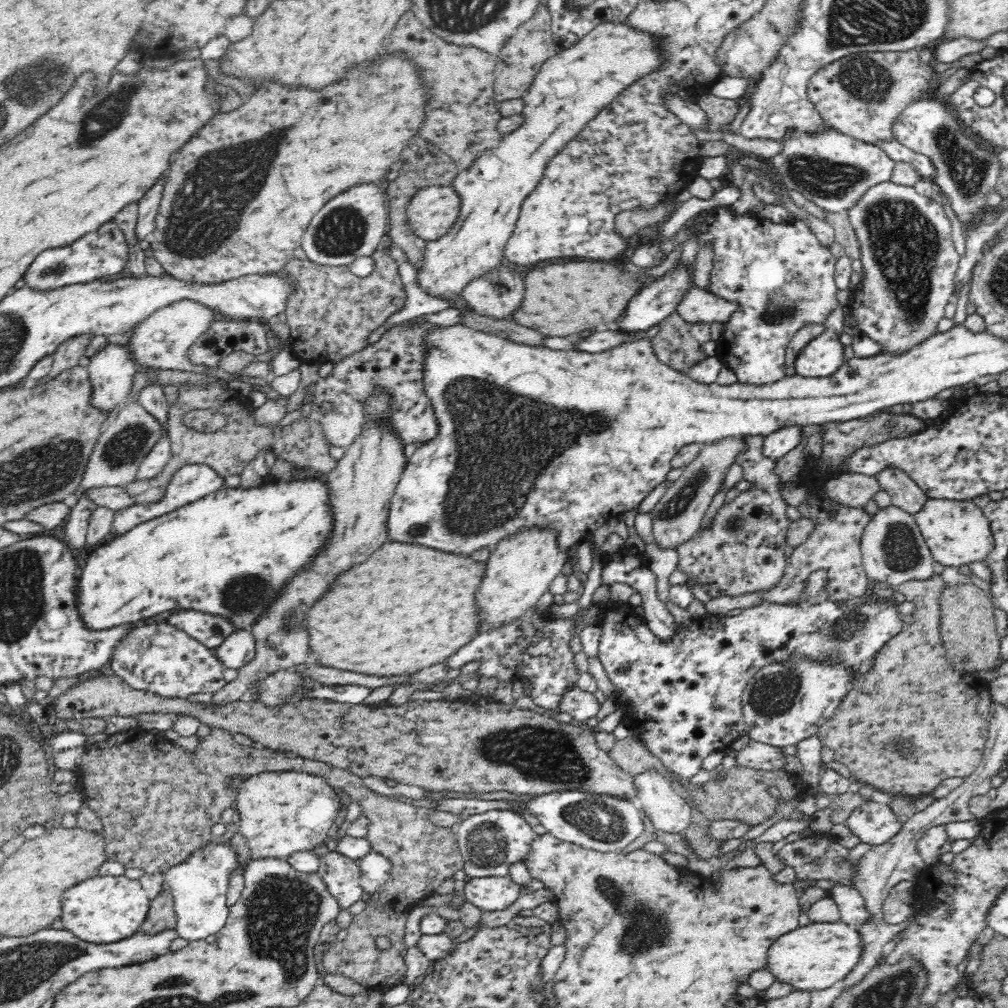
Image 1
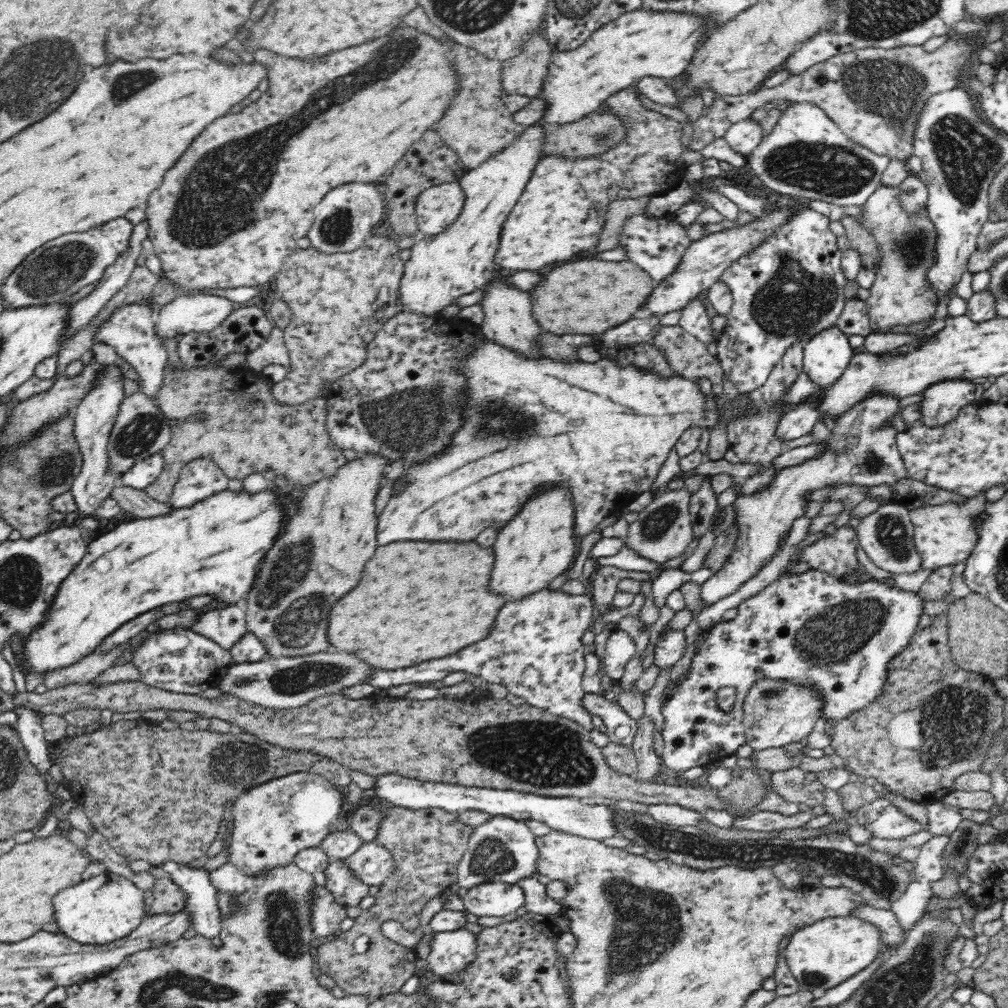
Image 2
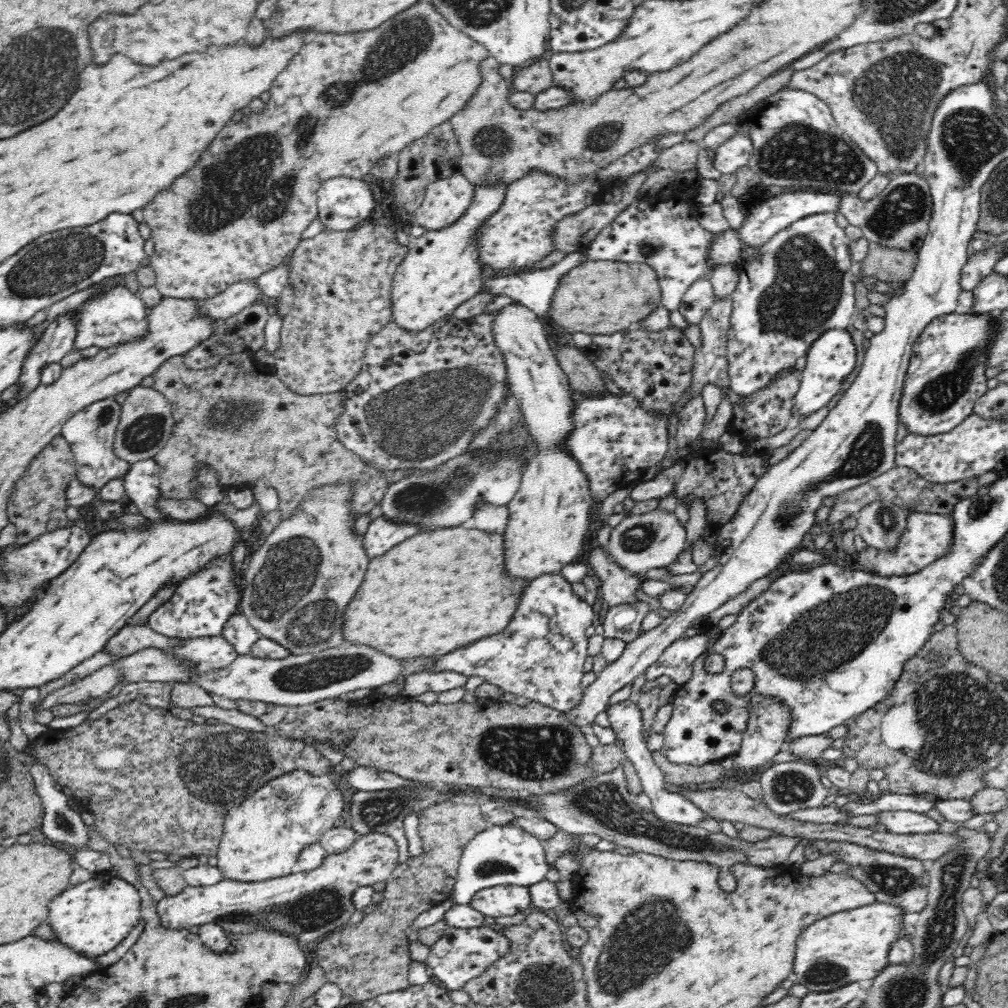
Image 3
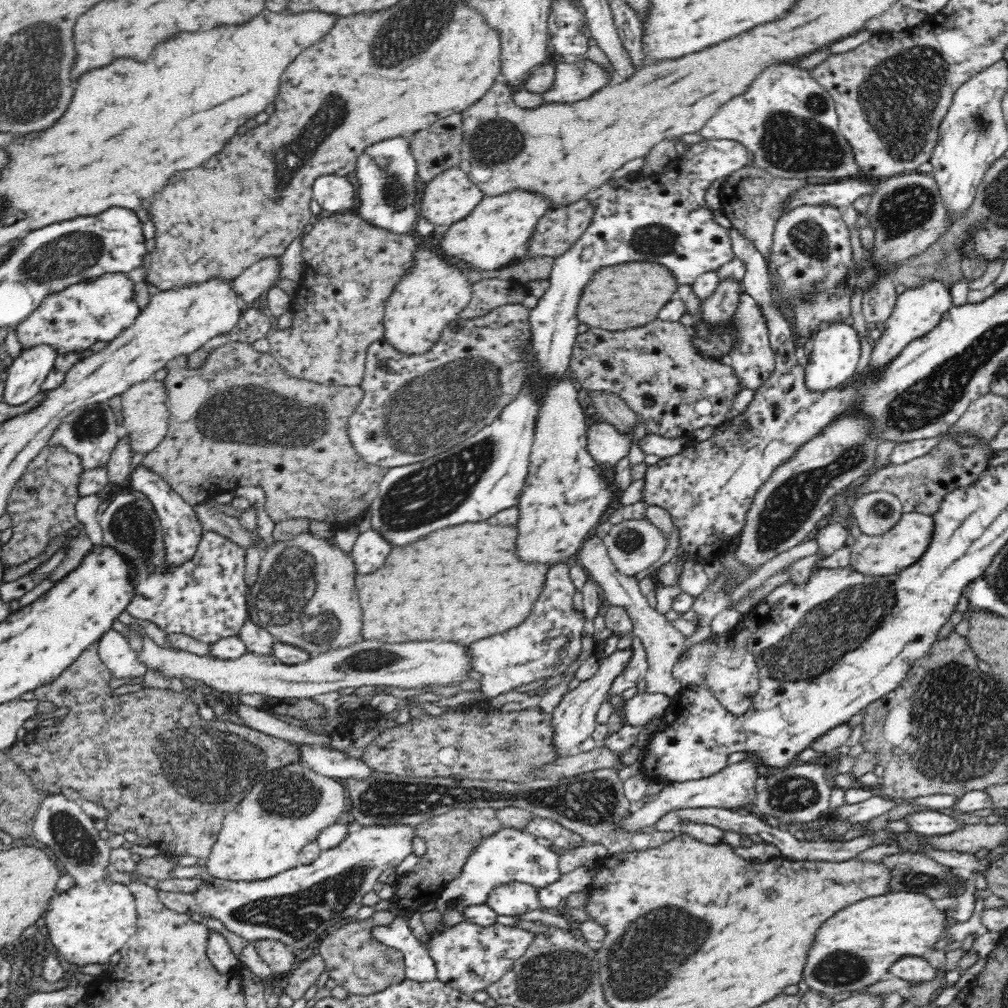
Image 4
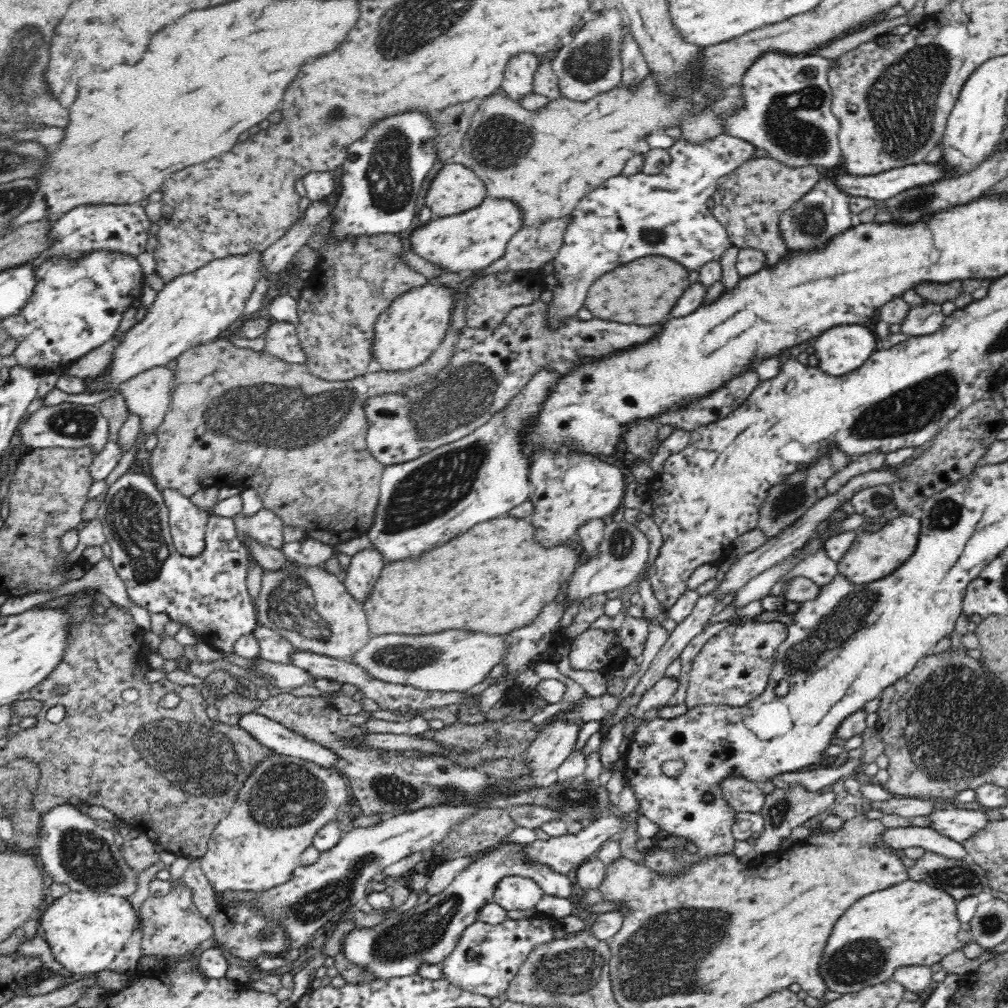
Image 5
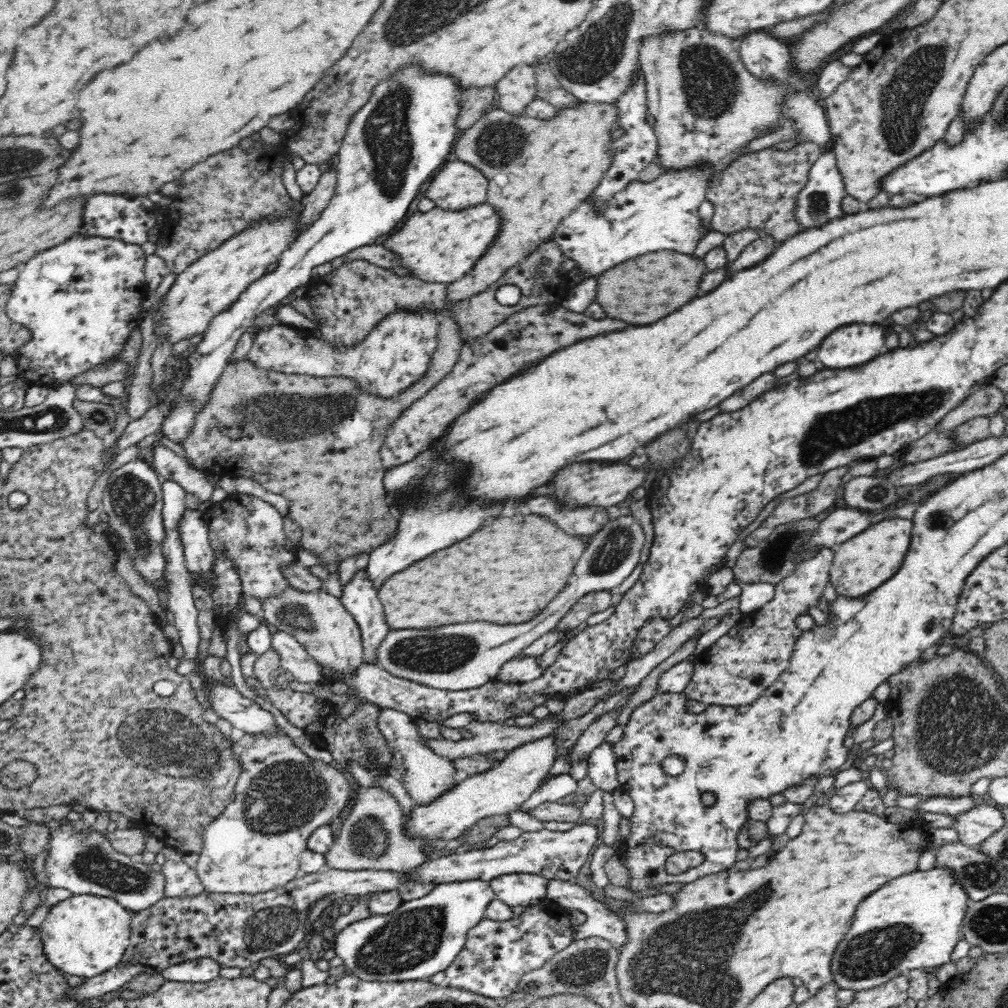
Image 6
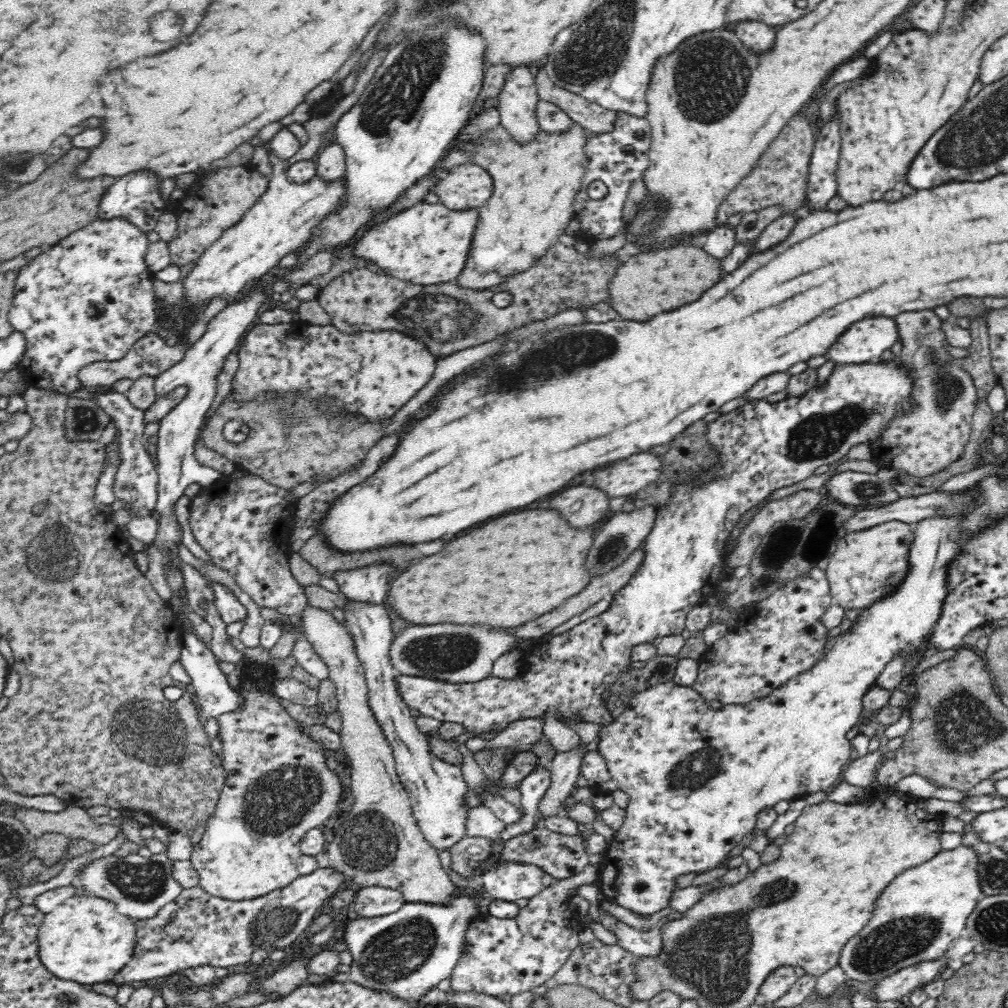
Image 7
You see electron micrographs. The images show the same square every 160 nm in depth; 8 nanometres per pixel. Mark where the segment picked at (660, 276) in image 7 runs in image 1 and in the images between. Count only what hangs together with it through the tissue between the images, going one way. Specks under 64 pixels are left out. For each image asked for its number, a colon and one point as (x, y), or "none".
1: (560, 299)
2: (587, 297)
3: (597, 297)
4: (630, 294)
5: (643, 292)
6: (643, 290)

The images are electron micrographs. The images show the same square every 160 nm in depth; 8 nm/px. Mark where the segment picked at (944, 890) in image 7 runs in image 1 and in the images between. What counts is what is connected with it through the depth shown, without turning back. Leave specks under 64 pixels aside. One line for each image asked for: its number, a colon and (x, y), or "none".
1: (815, 956)
2: (822, 955)
3: (852, 945)
4: (852, 949)
5: (912, 923)
6: (914, 921)

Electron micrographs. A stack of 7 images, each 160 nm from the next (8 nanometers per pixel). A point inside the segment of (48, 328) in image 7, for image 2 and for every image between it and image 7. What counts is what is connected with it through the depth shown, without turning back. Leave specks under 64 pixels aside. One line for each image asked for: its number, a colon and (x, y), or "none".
2: (130, 331)
3: (119, 317)
4: (74, 319)
5: (75, 307)
6: (81, 299)

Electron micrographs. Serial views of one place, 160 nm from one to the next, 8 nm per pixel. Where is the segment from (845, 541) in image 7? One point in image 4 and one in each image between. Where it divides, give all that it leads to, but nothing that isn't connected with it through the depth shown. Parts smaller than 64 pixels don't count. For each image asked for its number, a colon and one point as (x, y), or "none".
4: (902, 546)
5: (873, 556)
6: (867, 560)

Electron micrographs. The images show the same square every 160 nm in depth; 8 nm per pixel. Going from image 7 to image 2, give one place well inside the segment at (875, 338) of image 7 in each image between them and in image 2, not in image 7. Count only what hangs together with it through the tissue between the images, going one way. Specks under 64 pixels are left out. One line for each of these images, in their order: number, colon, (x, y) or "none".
2: (825, 356)
3: (832, 357)
4: (836, 349)
5: (842, 349)
6: (851, 346)

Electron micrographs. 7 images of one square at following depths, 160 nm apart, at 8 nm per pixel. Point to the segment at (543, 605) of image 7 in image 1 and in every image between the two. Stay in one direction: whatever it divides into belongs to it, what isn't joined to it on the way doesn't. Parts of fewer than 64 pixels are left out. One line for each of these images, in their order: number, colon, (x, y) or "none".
1: (407, 607)
2: (427, 600)
3: (436, 592)
4: (465, 583)
5: (495, 578)
6: (507, 572)

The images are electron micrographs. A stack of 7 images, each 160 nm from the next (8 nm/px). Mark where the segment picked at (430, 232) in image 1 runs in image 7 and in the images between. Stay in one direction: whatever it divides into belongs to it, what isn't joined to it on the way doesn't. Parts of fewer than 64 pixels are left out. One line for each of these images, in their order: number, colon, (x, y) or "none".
2: (437, 207)
3: (445, 201)
4: (451, 196)
5: (455, 188)
6: (457, 185)
7: (467, 184)

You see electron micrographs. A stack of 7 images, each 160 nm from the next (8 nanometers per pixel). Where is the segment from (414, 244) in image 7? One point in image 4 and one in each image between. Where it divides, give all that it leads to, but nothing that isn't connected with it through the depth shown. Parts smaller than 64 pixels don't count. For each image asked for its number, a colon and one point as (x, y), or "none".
4: (496, 234)
5: (471, 240)
6: (441, 246)

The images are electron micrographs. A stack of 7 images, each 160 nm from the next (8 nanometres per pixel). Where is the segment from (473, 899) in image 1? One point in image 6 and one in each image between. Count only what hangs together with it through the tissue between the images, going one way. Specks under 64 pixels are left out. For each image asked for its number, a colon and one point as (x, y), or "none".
2: (490, 898)
3: (508, 900)
4: (513, 898)
5: (513, 893)
6: (523, 889)

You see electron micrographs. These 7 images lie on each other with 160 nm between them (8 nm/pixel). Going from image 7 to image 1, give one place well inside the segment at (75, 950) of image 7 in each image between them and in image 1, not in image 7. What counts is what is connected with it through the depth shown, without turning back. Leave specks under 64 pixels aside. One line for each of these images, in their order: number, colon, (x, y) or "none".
1: (105, 909)
2: (102, 909)
3: (93, 917)
4: (87, 924)
5: (85, 930)
6: (85, 935)

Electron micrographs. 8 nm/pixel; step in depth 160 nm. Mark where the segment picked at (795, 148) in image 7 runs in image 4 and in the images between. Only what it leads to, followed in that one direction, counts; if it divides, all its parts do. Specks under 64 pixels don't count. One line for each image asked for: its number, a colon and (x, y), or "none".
4: (752, 199)
5: (750, 202)
6: (758, 191)

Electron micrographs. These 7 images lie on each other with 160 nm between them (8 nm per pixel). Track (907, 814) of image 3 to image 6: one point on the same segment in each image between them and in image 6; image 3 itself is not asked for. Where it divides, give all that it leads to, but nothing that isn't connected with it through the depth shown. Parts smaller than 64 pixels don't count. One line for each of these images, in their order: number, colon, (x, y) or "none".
4: (929, 823)
5: (958, 824)
6: (974, 825)

